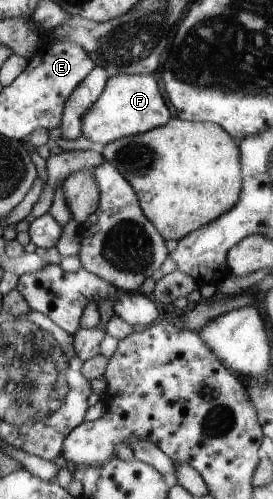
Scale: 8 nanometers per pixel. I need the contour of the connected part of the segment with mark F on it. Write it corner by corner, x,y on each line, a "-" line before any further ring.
119,74
108,79
101,97
93,102
89,111
81,118
81,133
83,137
95,143
94,146
105,147
114,141
164,126
169,120
172,120
171,110
153,74

